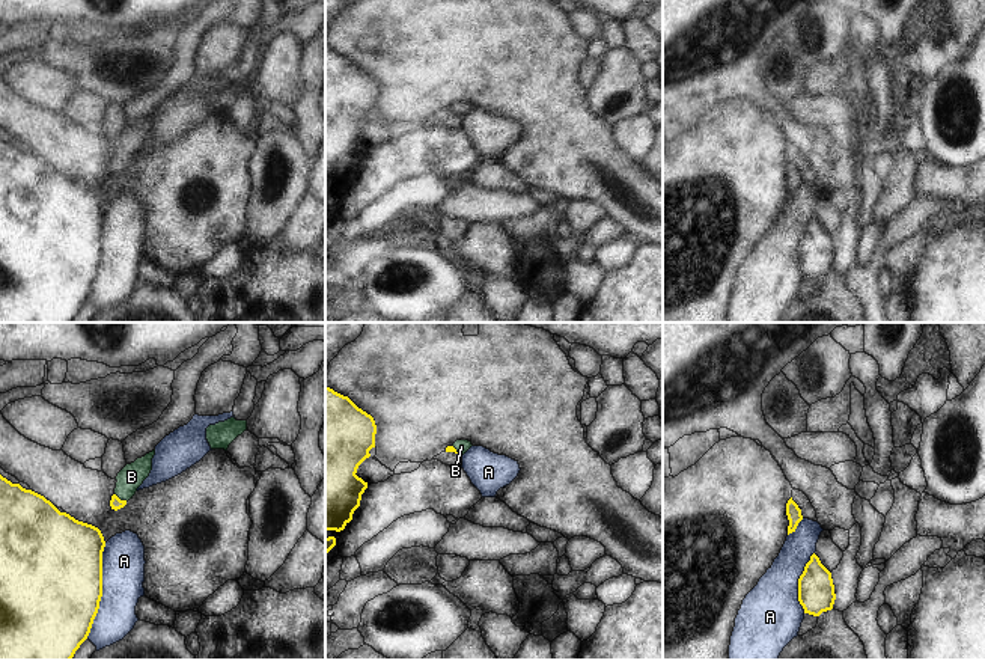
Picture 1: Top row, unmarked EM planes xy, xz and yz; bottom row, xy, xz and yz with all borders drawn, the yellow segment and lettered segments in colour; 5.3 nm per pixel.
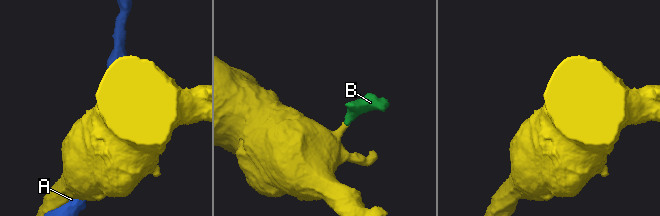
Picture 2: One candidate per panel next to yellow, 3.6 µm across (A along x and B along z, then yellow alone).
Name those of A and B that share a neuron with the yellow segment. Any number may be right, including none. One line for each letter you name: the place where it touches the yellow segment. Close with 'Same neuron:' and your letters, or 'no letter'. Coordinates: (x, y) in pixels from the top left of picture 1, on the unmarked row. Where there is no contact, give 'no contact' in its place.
B: xy (119, 161)
Same neuron: B

